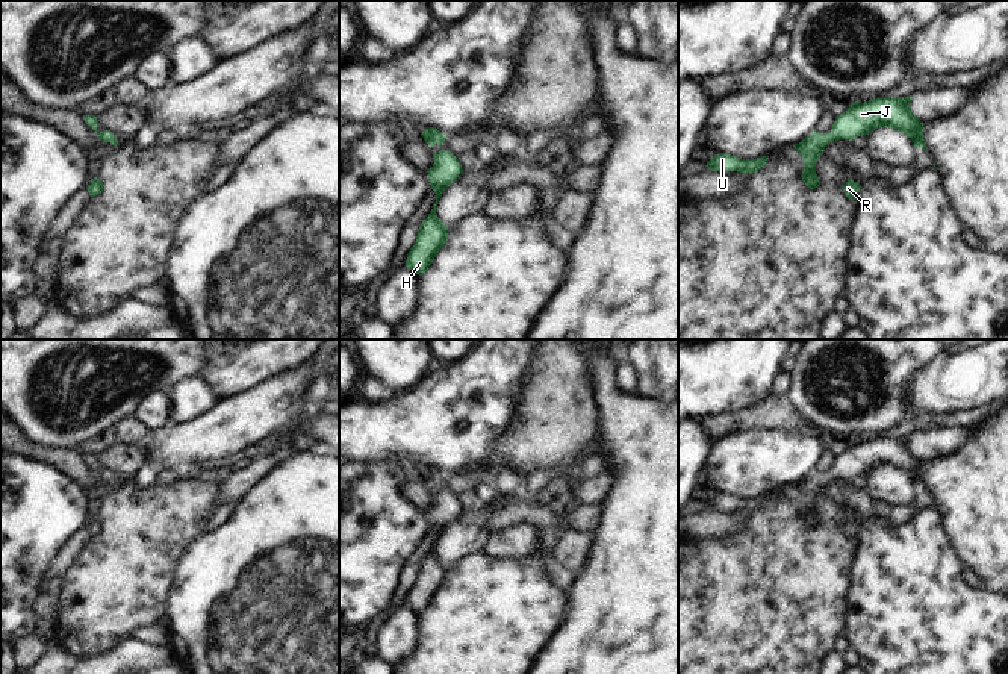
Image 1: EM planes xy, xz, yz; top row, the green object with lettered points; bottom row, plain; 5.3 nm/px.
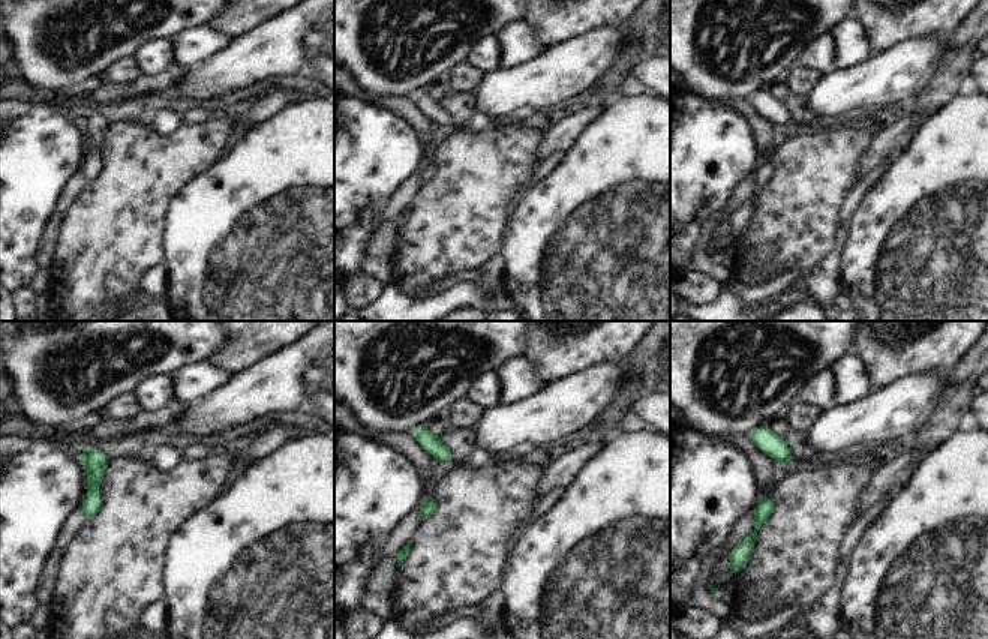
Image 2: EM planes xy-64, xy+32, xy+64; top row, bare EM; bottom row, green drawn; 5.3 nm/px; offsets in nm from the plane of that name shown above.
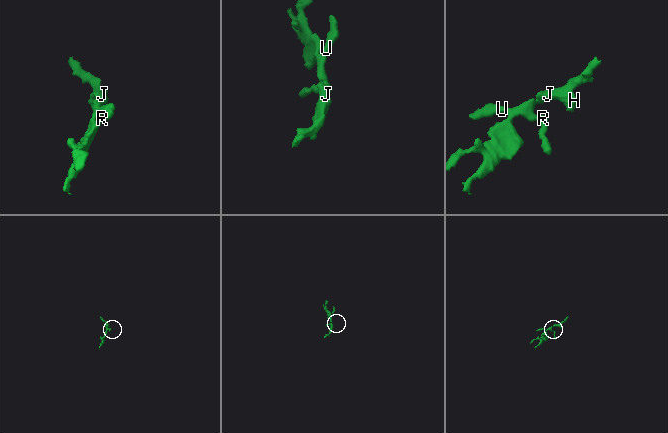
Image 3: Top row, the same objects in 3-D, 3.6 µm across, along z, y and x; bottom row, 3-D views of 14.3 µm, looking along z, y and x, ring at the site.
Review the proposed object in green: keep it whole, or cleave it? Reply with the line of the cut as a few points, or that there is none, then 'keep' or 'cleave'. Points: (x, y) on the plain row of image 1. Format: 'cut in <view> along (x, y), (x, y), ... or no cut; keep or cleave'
no cut; keep

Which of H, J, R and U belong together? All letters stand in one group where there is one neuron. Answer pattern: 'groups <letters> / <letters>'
groups H J R U

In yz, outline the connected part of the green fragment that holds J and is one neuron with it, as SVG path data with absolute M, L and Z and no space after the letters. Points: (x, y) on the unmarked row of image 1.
M878 436L869 441L855 441L843 453L835 456L828 473L813 471L799 483L793 485L804 498L801 513L810 529L816 529L820 520L816 513L816 501L825 486L838 479L855 479L869 474L878 466L891 466L905 473L916 488L928 489L923 479L923 462L913 453L910 441L914 436Z

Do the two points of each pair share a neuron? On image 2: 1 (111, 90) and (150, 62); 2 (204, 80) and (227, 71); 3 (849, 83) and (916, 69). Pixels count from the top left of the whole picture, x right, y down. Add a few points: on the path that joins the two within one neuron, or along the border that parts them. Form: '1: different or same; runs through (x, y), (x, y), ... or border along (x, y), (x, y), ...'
1: different; border along (176, 63), (161, 74), (146, 77)
2: same; runs through (210, 80), (221, 75)
3: same; runs through (865, 83), (877, 83), (900, 71)

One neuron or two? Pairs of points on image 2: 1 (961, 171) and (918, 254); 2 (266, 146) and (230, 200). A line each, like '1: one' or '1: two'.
1: one
2: one

